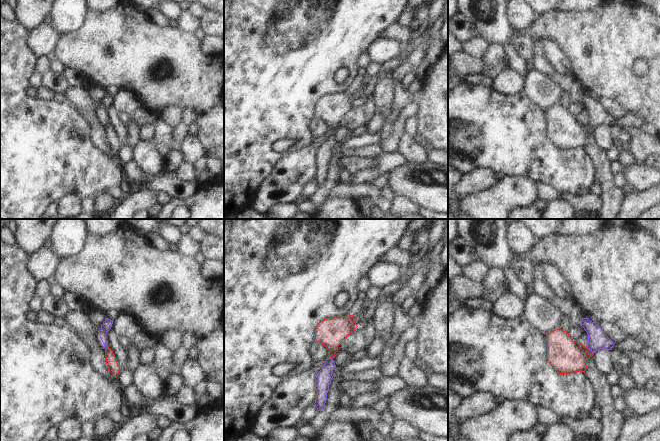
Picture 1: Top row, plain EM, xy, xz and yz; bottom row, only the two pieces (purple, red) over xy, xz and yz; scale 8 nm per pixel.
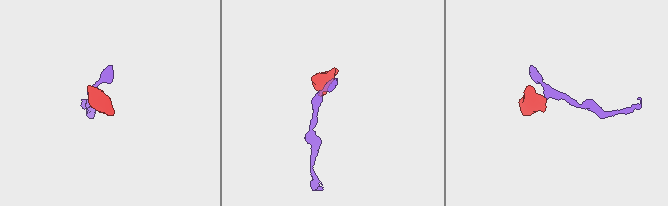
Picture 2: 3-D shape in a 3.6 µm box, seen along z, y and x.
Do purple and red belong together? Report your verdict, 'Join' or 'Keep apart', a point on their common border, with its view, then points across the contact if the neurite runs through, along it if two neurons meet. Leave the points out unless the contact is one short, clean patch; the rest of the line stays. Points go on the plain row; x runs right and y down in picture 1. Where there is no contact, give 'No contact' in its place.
Join. Touches purple at yz (590, 125). Path across: yz (597, 115), (590, 125), (573, 132), (566, 132).

